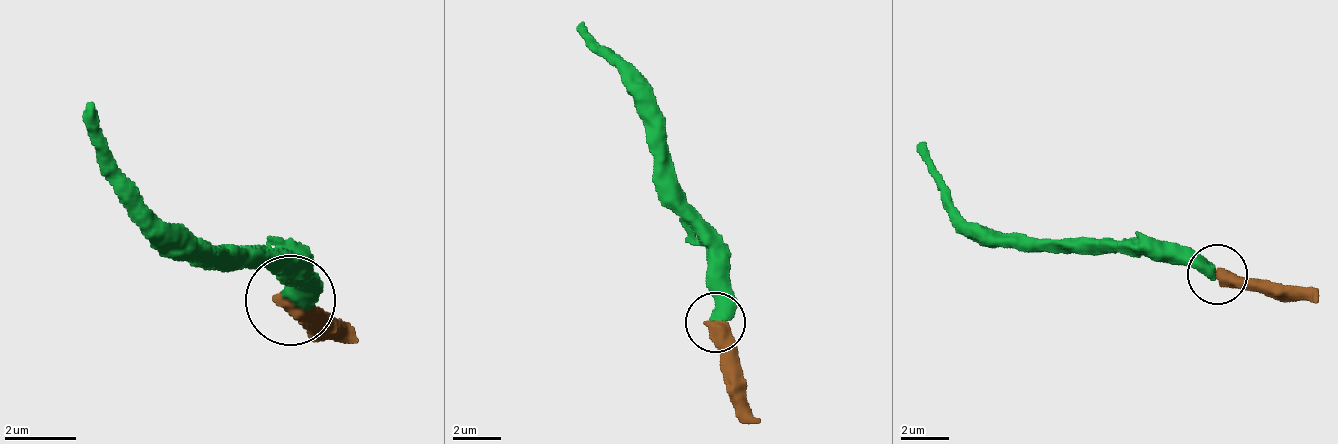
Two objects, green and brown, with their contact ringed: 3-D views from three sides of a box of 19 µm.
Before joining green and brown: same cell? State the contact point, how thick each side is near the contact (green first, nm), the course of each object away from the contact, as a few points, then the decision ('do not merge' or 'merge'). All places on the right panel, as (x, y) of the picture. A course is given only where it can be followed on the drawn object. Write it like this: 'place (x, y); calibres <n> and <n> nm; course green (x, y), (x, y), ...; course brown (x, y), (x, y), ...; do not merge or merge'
place (1217, 274); calibres 550 and 600 nm; course green (1216, 276), (1132, 258), (1107, 246), (993, 246), (933, 179), (915, 143); course brown (1216, 276), (1288, 288), (1318, 300); merge

